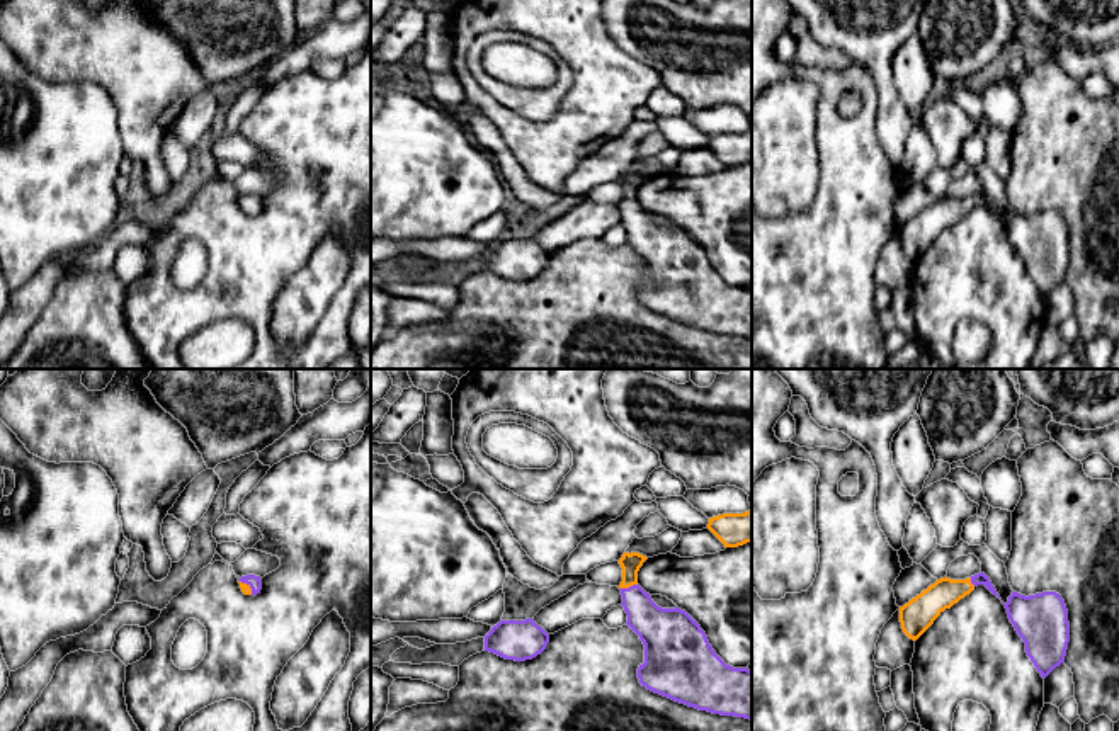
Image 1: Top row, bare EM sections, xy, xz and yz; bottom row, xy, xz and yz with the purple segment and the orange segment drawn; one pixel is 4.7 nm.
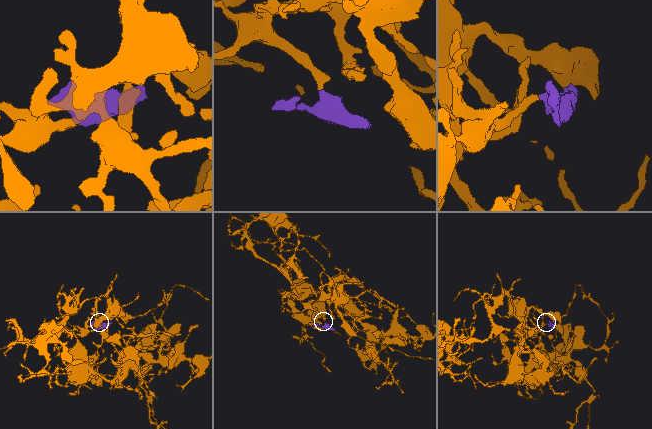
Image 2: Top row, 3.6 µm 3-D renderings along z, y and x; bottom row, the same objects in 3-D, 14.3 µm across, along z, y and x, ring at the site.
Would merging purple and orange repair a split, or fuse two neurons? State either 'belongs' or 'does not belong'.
belongs

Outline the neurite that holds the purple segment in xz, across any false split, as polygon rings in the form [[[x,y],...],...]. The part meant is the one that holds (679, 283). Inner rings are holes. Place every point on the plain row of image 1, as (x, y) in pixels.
[[[624,172],[619,178],[626,243],[645,264],[639,303],[699,330],[752,340],[752,291],[726,284],[685,230],[662,228],[651,219],[638,204],[646,178],[639,172]]]

